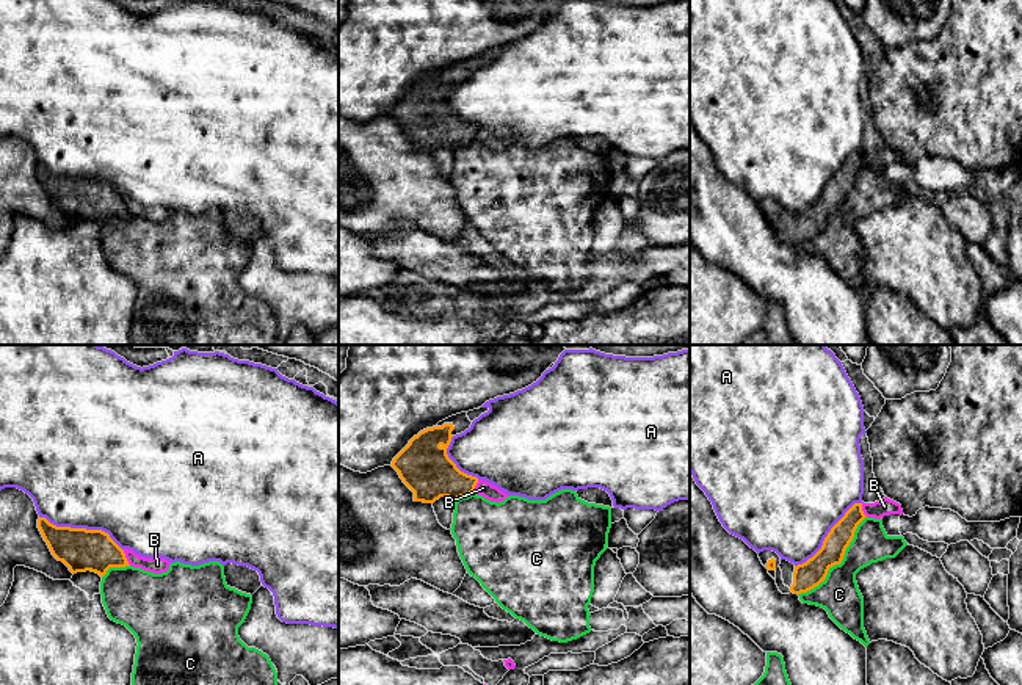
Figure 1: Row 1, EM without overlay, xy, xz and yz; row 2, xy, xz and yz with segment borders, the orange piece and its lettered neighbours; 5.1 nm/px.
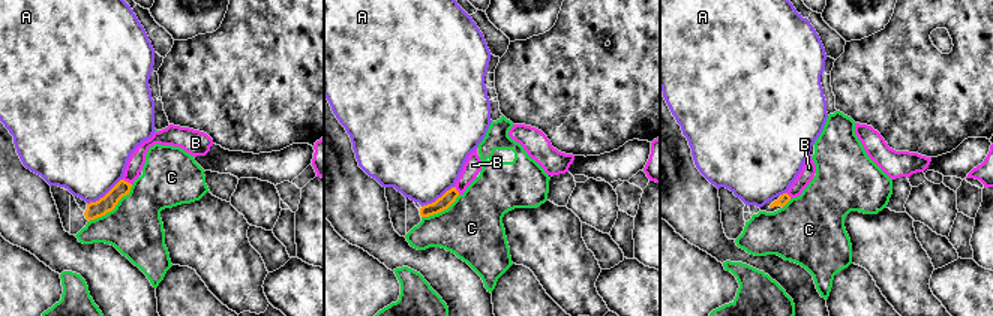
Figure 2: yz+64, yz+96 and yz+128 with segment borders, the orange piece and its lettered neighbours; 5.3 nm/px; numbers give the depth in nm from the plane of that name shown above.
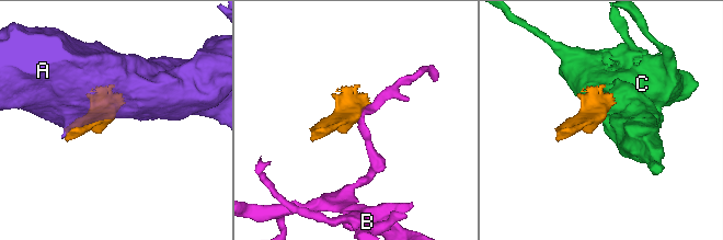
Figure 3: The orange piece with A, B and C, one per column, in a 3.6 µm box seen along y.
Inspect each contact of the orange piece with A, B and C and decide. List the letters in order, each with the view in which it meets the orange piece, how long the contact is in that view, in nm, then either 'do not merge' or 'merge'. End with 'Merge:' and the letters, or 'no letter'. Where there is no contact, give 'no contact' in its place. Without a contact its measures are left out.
A: xy | 460 nm | do not merge
B: xy | 100 nm | do not merge
C: yz | 550 nm | do not merge
Merge: no letter

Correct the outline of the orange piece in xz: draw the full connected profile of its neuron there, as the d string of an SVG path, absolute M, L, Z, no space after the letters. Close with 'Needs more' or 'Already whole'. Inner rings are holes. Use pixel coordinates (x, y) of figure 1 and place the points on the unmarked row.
M489 56L461 61L414 85L393 107L392 116L414 141L414 150L434 152L440 146L458 149L473 143L477 125L461 121L448 107L451 86L470 77Z. Needs more

